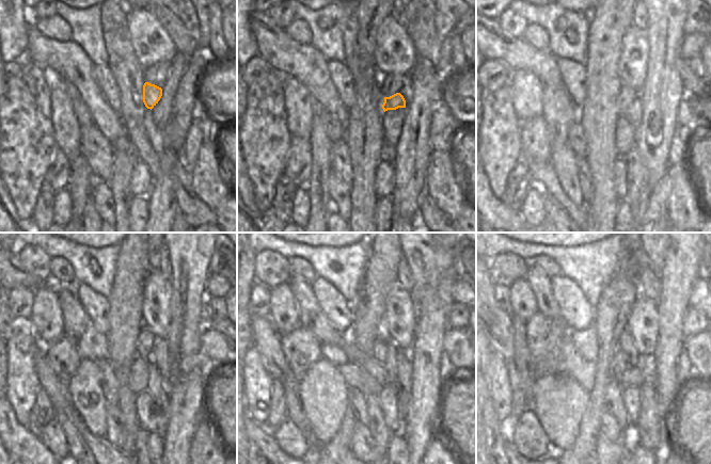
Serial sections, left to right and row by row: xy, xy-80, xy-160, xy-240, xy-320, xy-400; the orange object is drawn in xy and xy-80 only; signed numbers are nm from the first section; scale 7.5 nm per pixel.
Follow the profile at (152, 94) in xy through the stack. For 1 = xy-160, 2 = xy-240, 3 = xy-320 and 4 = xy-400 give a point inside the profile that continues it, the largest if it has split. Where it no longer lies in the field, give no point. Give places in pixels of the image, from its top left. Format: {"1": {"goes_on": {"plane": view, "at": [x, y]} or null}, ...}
{"1": {"goes_on": {"plane": "xy-160", "at": [634, 112]}}, "2": {"goes_on": {"plane": "xy-240", "at": [159, 356]}}, "3": {"goes_on": {"plane": "xy-320", "at": [405, 381]}}, "4": {"goes_on": {"plane": "xy-400", "at": [648, 424]}}}

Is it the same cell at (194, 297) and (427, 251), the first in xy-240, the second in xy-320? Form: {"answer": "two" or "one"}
{"answer": "one"}

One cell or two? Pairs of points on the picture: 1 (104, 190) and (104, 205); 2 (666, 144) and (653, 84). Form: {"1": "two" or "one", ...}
{"1": "one", "2": "one"}

